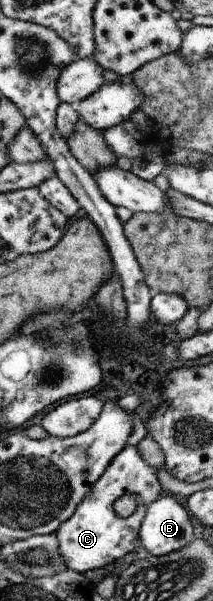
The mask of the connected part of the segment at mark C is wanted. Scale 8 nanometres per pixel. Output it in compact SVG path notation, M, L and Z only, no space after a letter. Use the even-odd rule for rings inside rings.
M128 445L122 452L117 454L116 458L109 464L105 473L93 484L91 491L85 496L85 499L77 506L75 513L66 522L63 522L59 529L54 533L58 541L59 555L67 569L72 569L77 573L89 572L96 568L104 568L117 563L126 555L135 552L135 548L140 546L140 529L143 518L147 513L147 505L156 502L163 496L163 488L158 480L157 470L151 468L138 452L135 445ZM126 493L138 495L139 505L137 510L129 517L121 517L114 510L114 503Z

